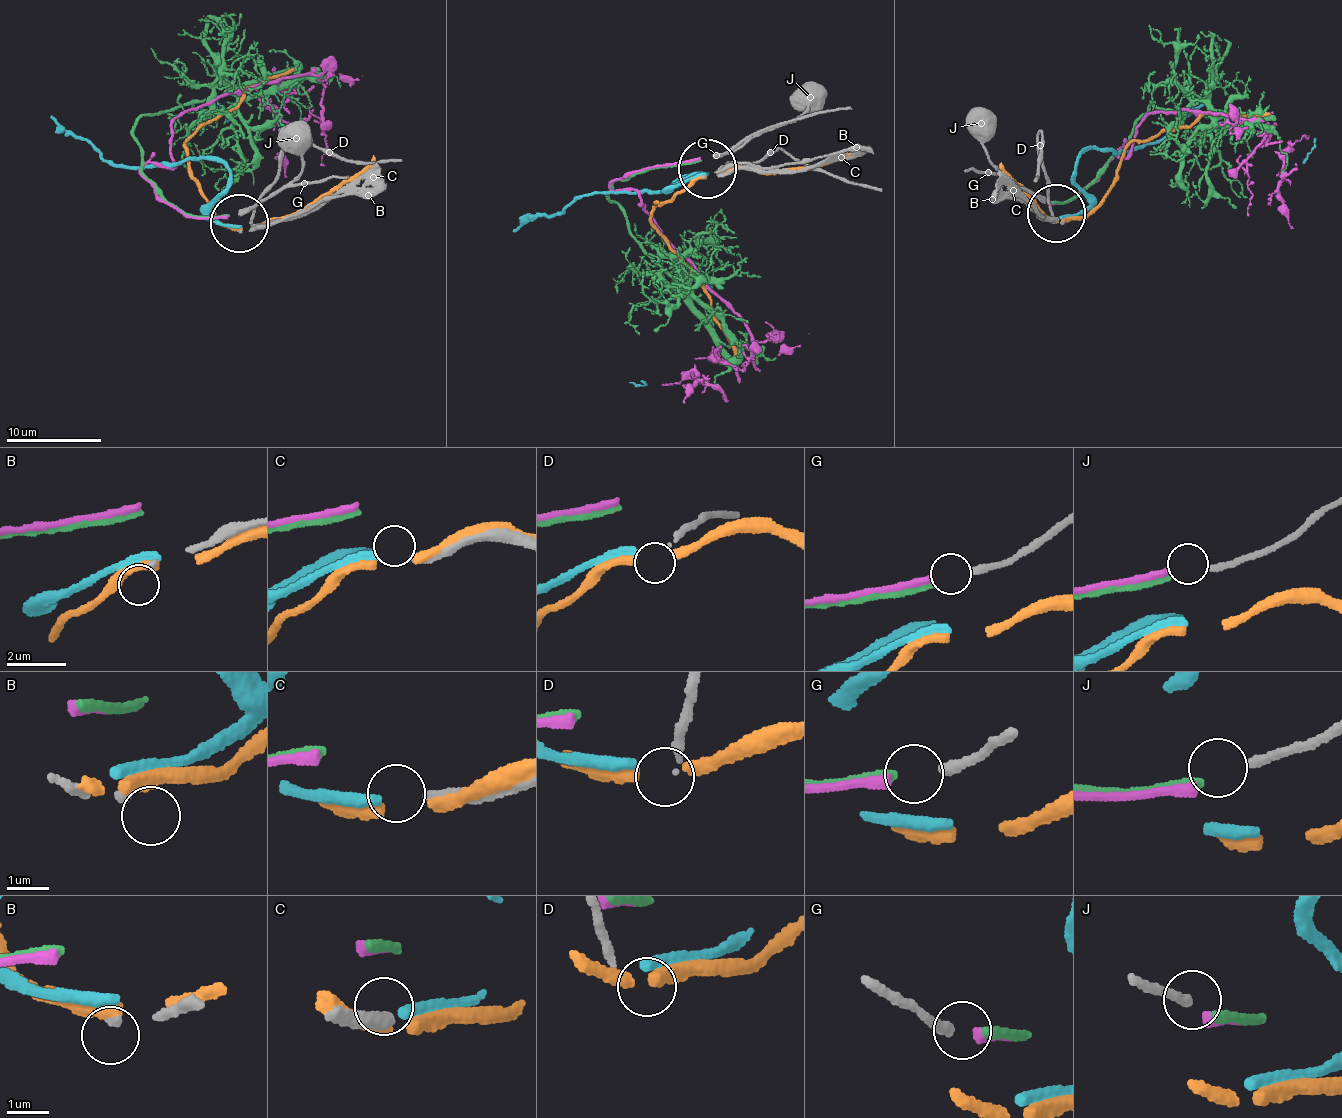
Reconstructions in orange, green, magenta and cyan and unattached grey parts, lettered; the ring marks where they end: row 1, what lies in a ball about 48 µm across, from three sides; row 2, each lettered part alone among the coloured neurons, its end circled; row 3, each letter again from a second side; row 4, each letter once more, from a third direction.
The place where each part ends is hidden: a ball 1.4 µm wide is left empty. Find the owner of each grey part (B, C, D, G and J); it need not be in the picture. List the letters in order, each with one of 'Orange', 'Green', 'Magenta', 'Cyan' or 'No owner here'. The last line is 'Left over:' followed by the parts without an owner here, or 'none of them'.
B: No owner here
C: Cyan
D: Orange
G: Magenta
J: No owner here
Left over: B, J

